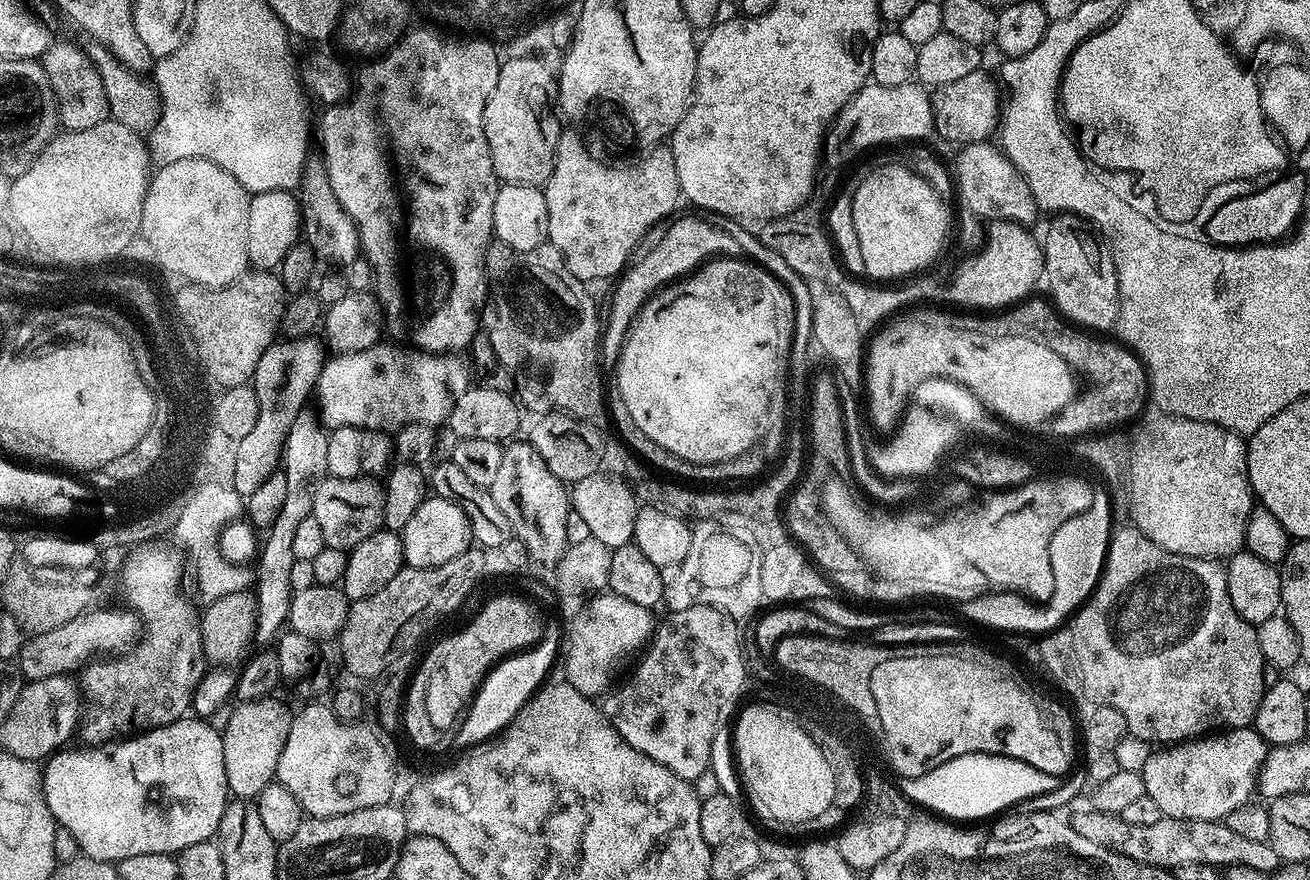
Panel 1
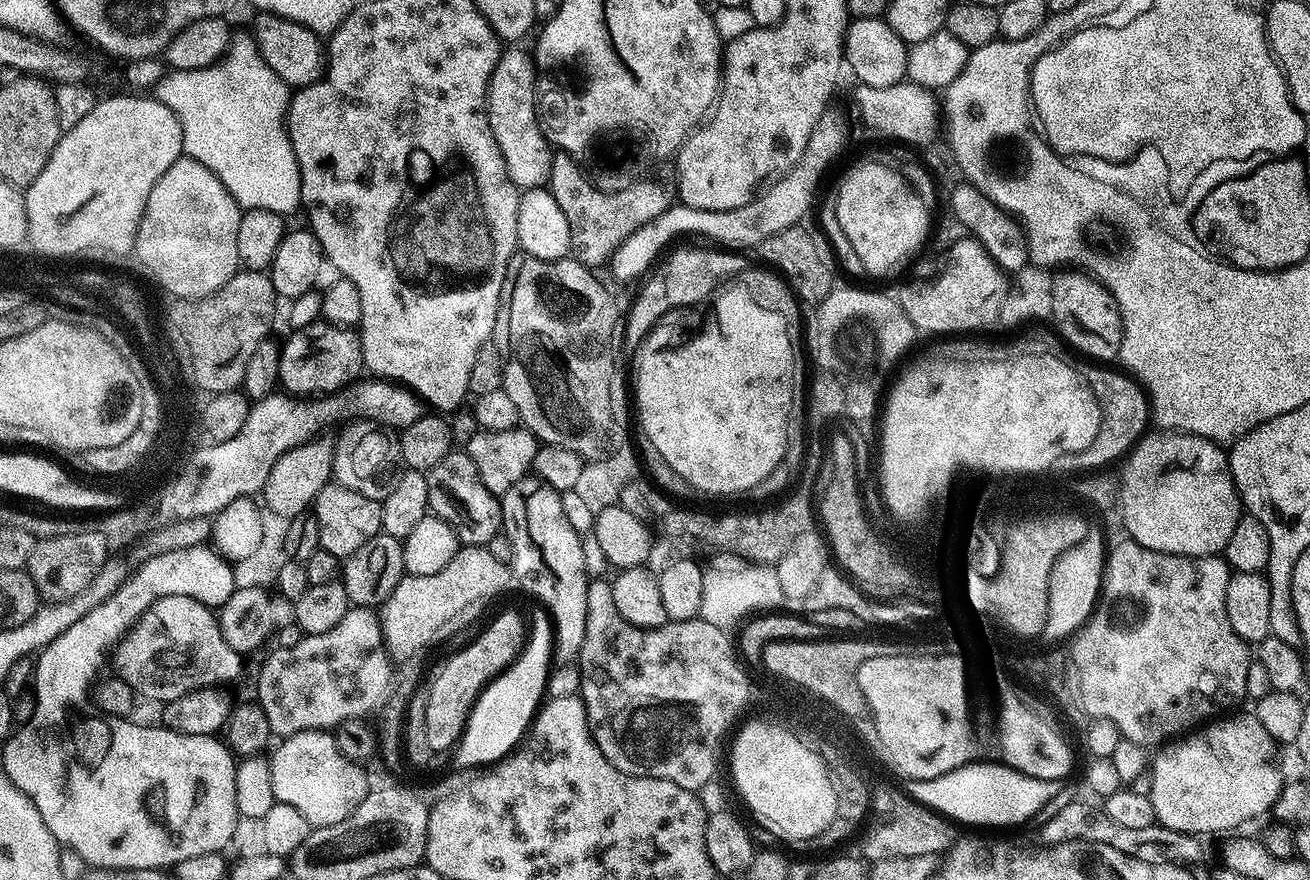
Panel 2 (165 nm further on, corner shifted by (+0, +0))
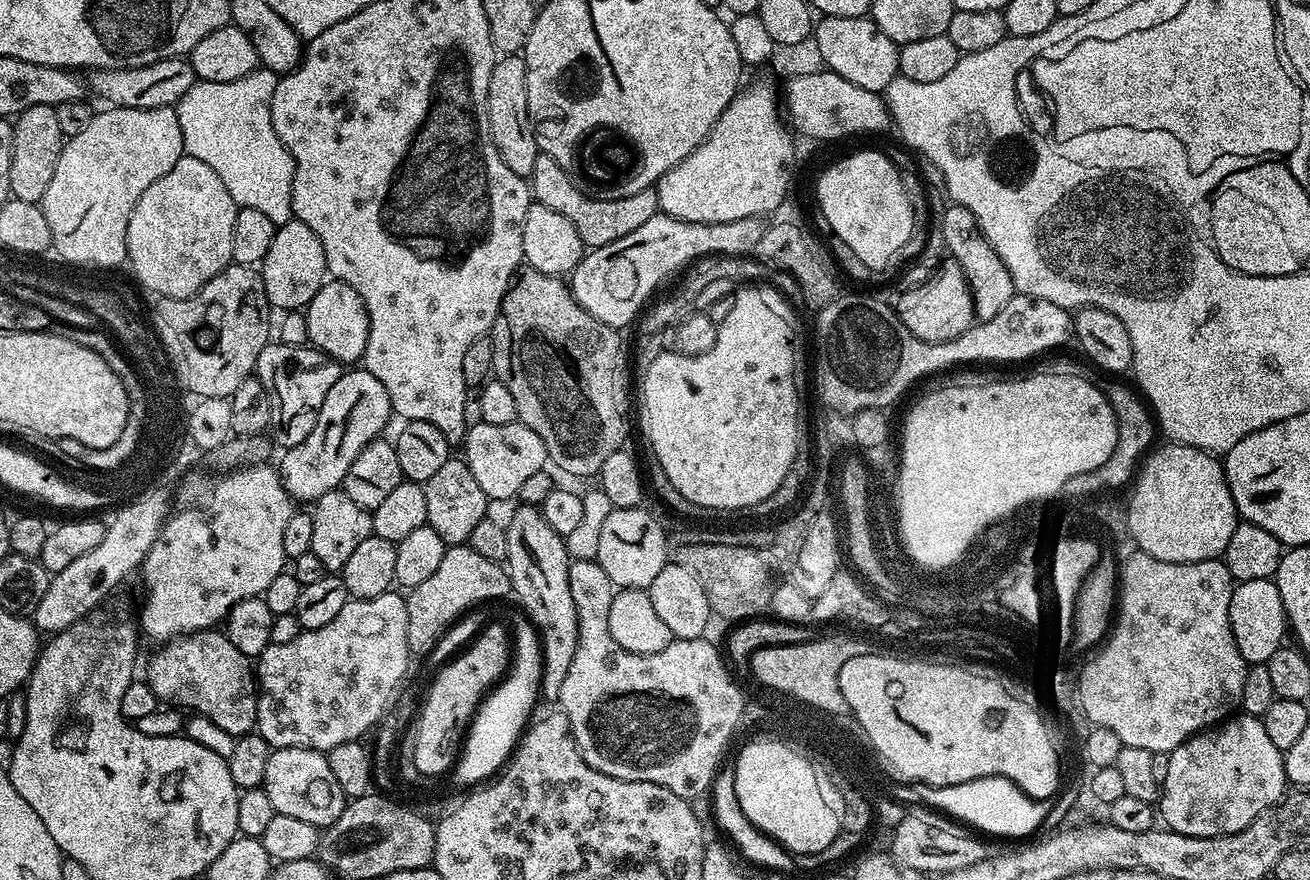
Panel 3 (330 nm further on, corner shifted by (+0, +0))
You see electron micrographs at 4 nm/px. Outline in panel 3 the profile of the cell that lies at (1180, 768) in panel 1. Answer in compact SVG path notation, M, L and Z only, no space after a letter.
M1236 714L1219 726L1197 732L1168 753L1166 778L1159 789L1158 812L1163 823L1178 834L1229 836L1250 826L1258 814L1283 800L1285 795L1284 753L1274 746L1274 742L1270 742L1263 719Z

